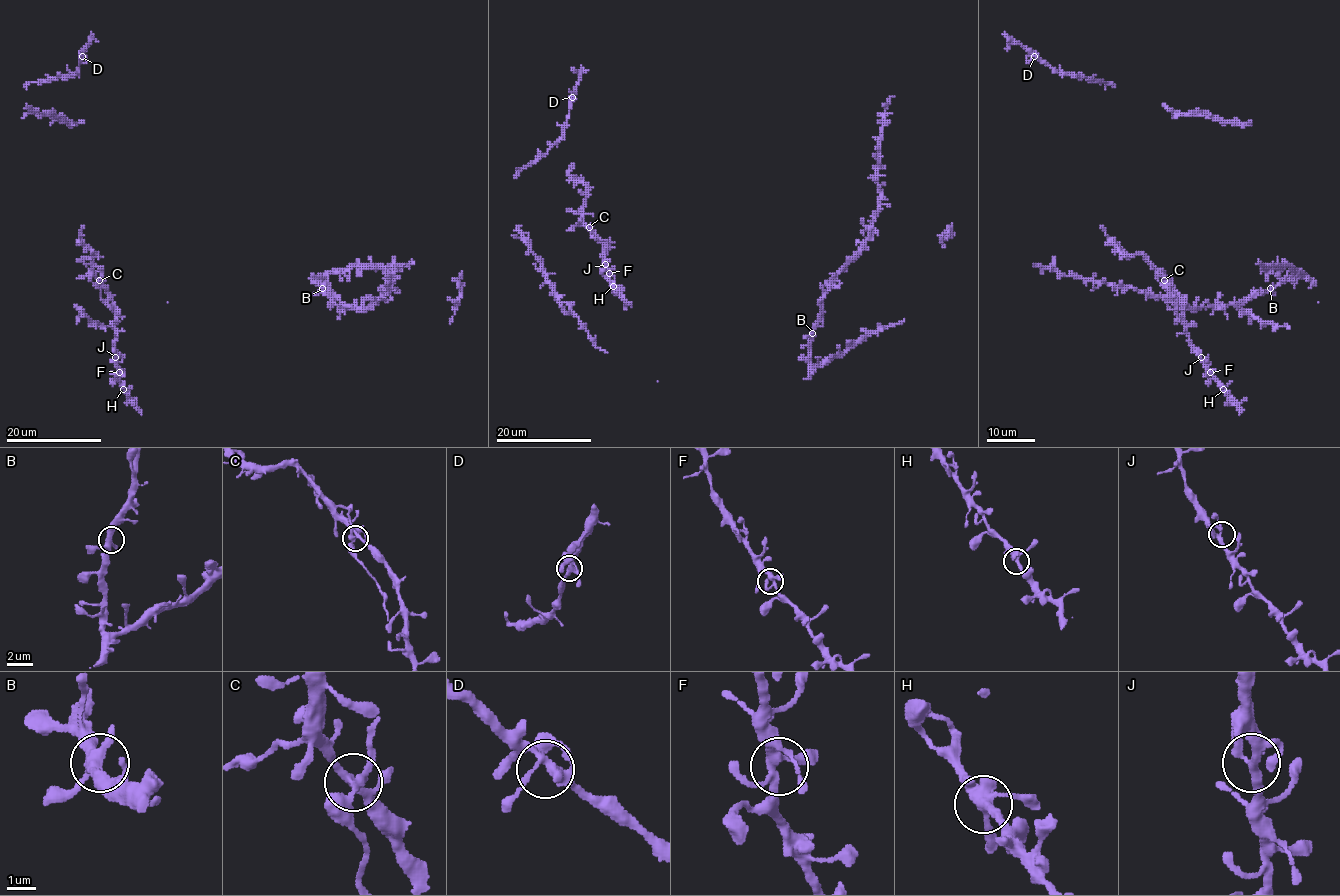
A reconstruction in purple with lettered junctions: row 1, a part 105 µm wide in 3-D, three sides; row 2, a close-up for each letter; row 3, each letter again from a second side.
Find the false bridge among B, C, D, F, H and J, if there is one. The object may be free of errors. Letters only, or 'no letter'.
C

